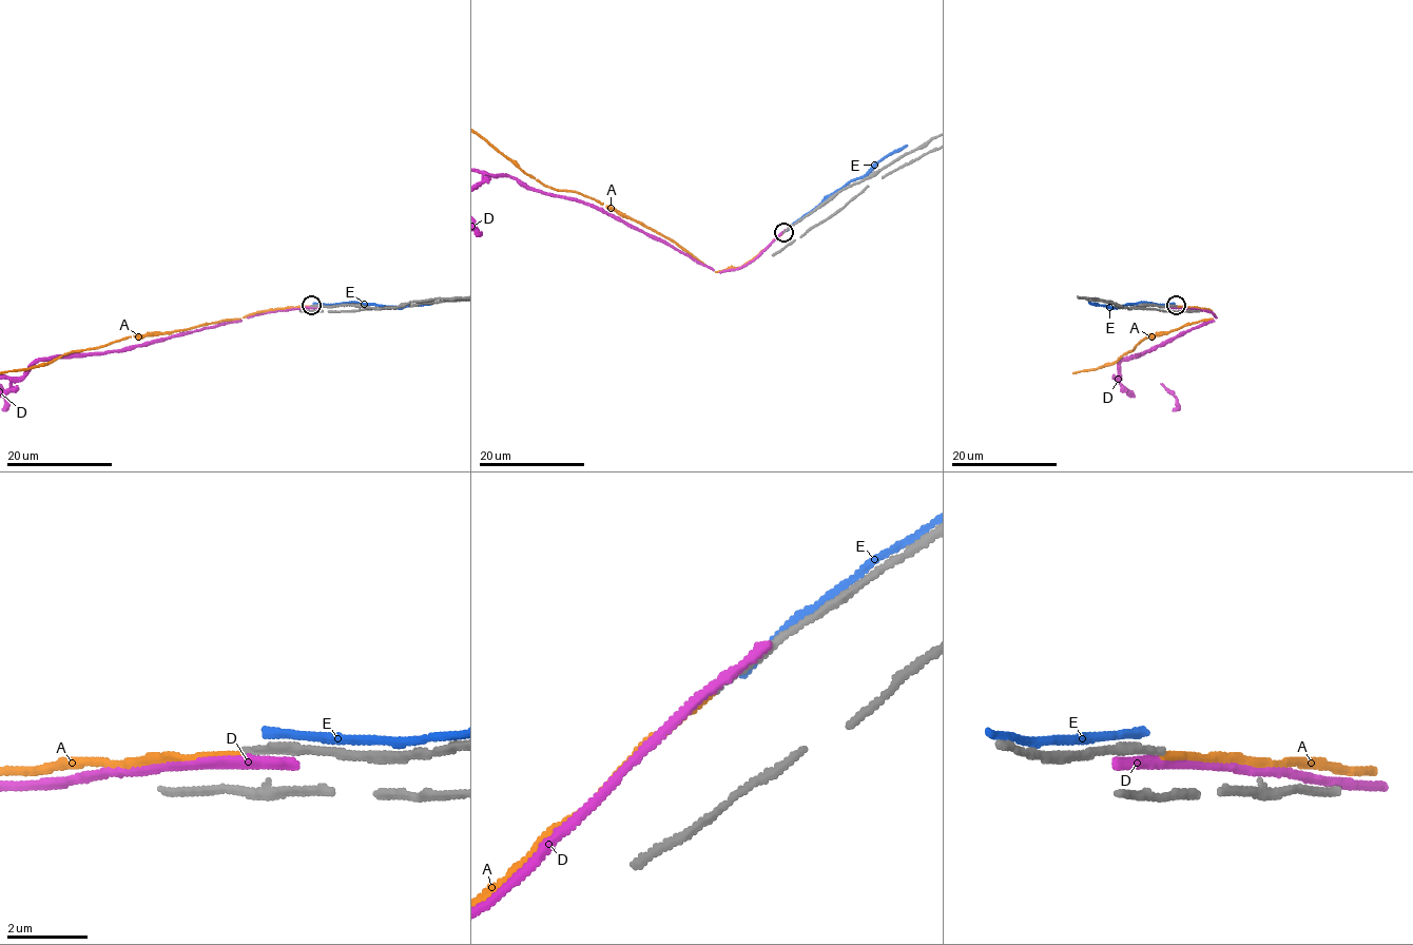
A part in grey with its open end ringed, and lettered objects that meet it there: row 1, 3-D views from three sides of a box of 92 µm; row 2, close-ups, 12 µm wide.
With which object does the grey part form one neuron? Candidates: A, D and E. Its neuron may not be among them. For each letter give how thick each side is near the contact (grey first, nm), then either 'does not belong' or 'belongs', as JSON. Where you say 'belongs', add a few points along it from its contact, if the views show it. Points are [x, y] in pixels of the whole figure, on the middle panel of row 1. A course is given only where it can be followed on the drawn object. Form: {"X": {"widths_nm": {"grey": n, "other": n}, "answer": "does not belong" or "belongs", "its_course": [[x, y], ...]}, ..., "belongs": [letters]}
{"A": {"widths_nm": {"grey": 160, "other": 170}, "answer": "does not belong"}, "D": {"widths_nm": {"grey": 240, "other": 320}, "answer": "does not belong"}, "E": {"widths_nm": {"grey": 180, "other": 280}, "answer": "does not belong"}, "belongs": []}

